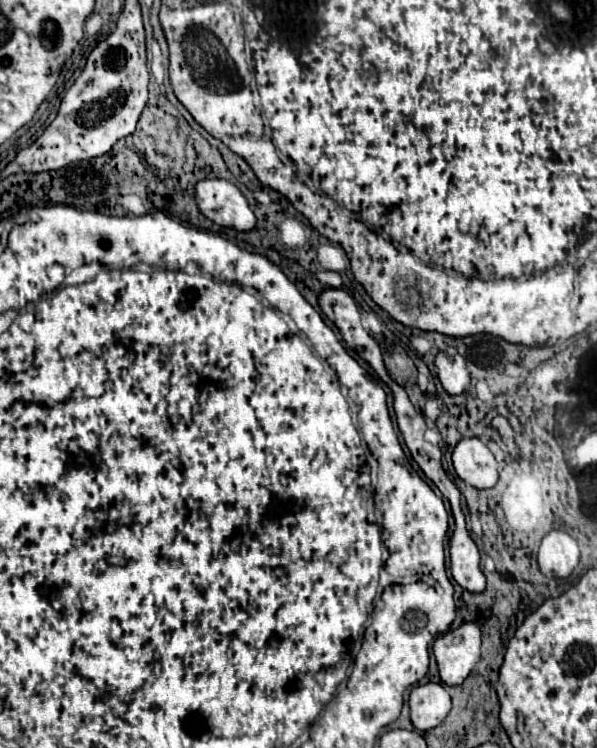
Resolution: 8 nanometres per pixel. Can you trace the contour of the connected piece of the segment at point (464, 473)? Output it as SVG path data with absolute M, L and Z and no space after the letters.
M465 438L453 450L457 476L475 488L493 488L497 484L497 462L491 450L479 438Z

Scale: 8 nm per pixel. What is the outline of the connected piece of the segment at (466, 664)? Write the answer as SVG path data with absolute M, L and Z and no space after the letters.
M461 624L457 630L451 630L443 636L439 636L435 640L433 652L437 658L437 666L439 666L439 676L447 686L459 686L465 682L465 678L469 676L469 672L473 670L473 666L479 662L479 648L481 648L481 632L477 628L477 624Z

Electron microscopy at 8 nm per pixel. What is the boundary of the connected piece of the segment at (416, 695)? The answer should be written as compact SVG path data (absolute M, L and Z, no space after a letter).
M421 684L409 694L411 722L415 730L425 732L439 726L451 710L451 696L441 684Z

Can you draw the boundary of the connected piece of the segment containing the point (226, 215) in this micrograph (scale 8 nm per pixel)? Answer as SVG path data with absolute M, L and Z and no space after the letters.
M203 180L195 190L199 210L219 226L249 232L257 218L239 188L227 180Z

